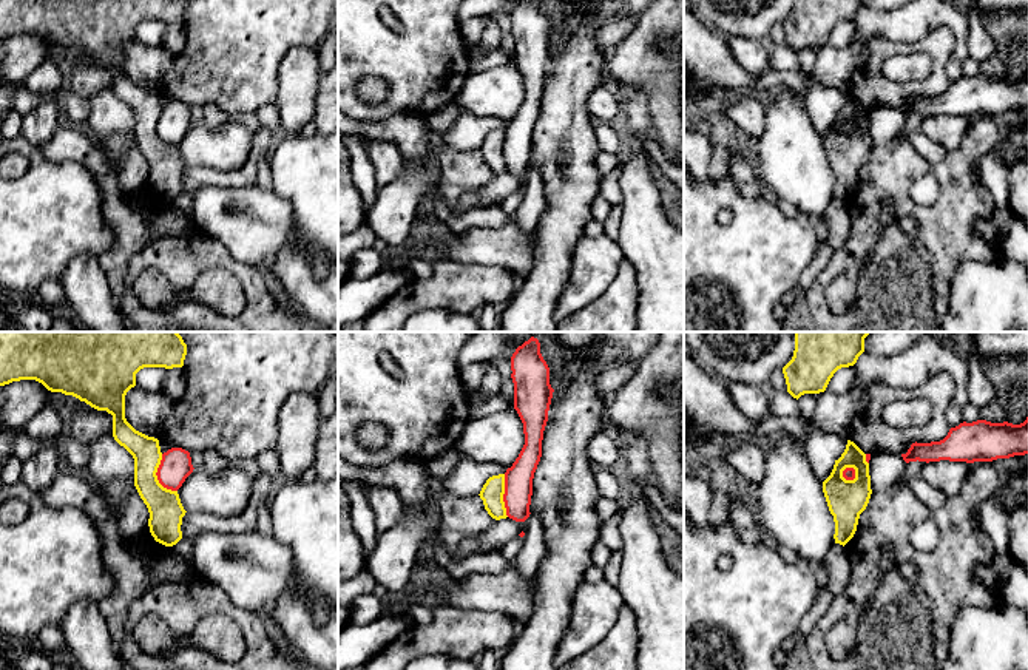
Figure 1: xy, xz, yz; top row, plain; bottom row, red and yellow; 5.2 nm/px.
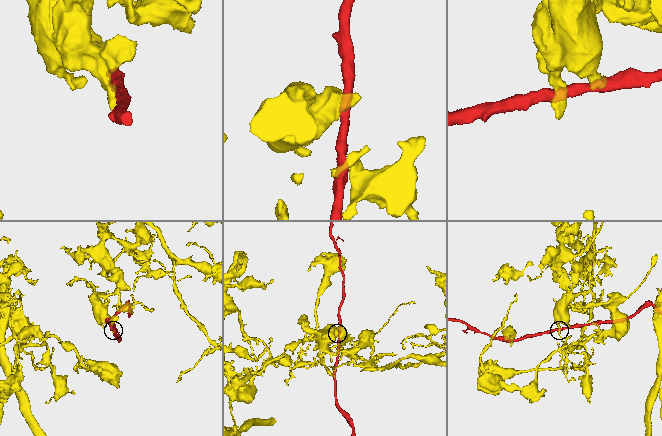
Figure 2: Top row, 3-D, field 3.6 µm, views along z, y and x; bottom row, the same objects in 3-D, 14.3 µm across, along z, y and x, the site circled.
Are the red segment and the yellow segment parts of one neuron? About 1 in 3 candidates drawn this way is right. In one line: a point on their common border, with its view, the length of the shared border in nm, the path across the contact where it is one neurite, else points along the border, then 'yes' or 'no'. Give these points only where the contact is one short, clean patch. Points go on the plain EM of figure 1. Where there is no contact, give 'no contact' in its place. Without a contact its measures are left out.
xy (158, 131) | 220 nm | along xy (161, 108), (156, 133), (164, 141), (176, 145) | no

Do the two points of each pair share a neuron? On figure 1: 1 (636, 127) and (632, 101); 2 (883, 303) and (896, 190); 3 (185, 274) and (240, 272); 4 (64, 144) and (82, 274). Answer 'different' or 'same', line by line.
1: same
2: same
3: same
4: different

